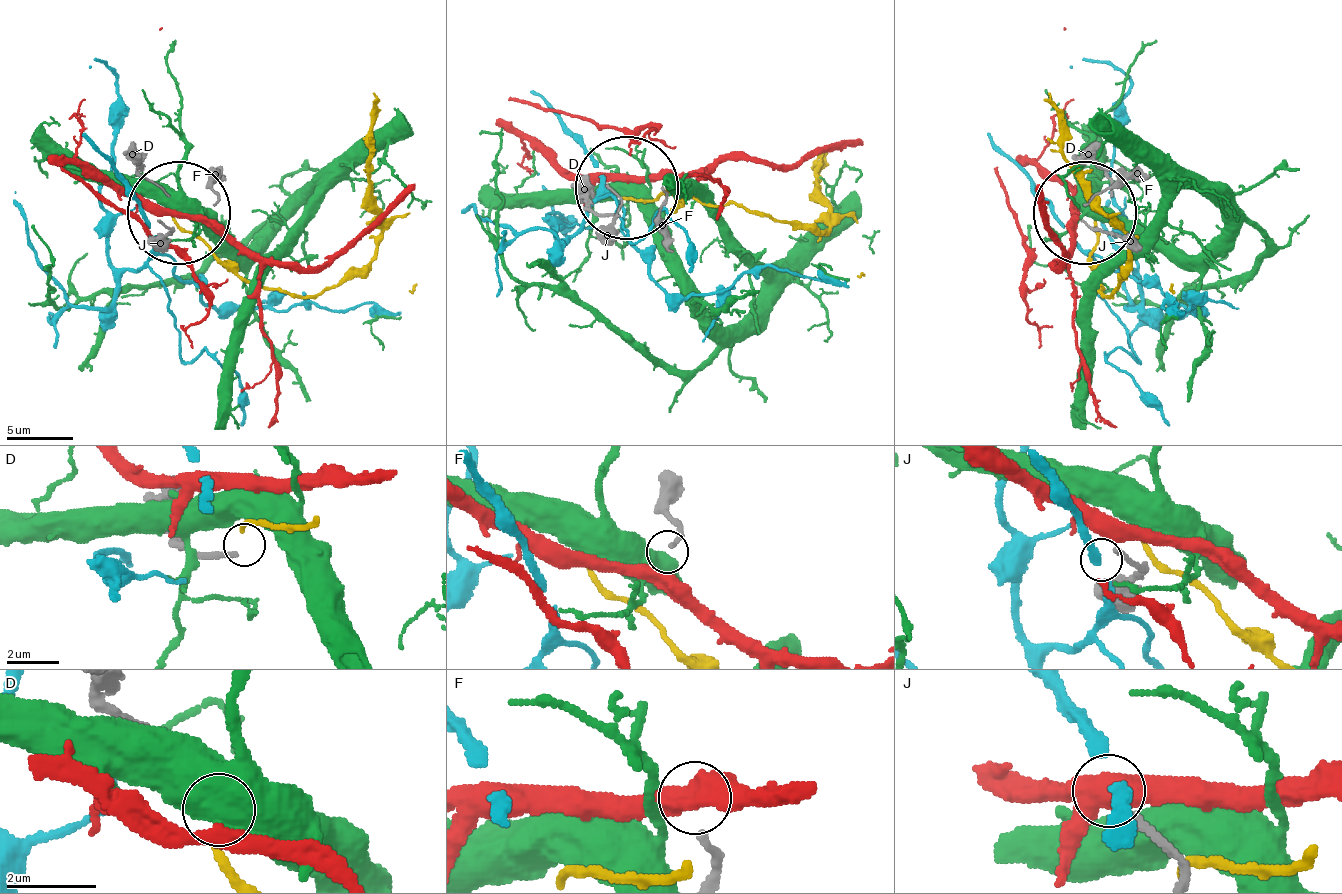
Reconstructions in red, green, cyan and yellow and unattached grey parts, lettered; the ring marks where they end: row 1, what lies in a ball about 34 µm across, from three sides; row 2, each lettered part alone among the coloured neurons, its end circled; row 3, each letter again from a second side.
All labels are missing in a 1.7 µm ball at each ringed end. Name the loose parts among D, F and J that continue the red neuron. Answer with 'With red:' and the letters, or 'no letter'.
With red: no letter

